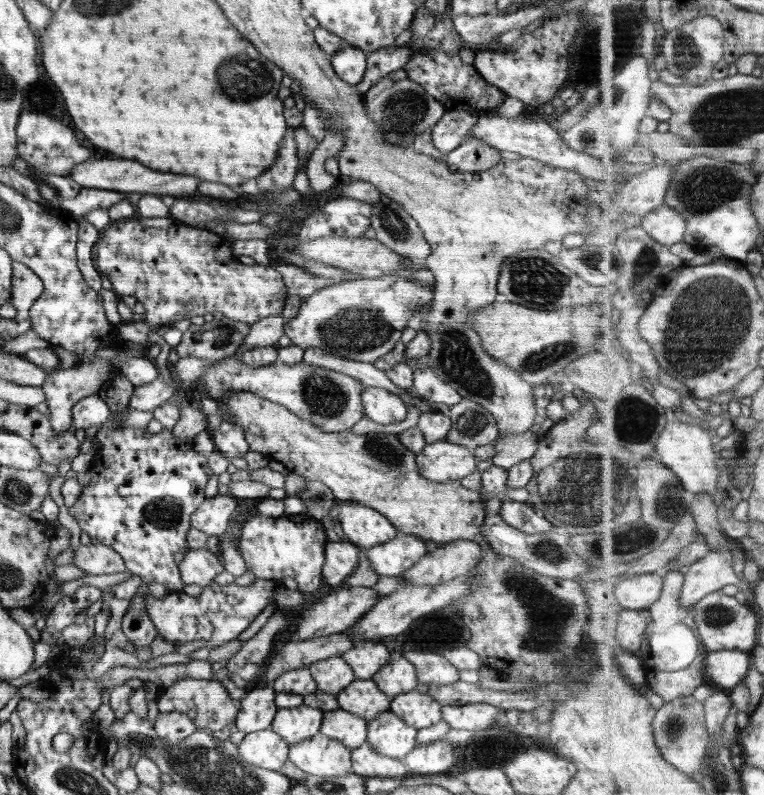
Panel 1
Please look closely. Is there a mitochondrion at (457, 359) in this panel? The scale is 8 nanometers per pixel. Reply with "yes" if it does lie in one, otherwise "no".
yes

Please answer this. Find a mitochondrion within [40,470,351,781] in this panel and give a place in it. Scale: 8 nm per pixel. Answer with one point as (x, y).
(168, 513)

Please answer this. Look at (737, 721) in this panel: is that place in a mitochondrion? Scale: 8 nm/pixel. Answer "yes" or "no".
no

